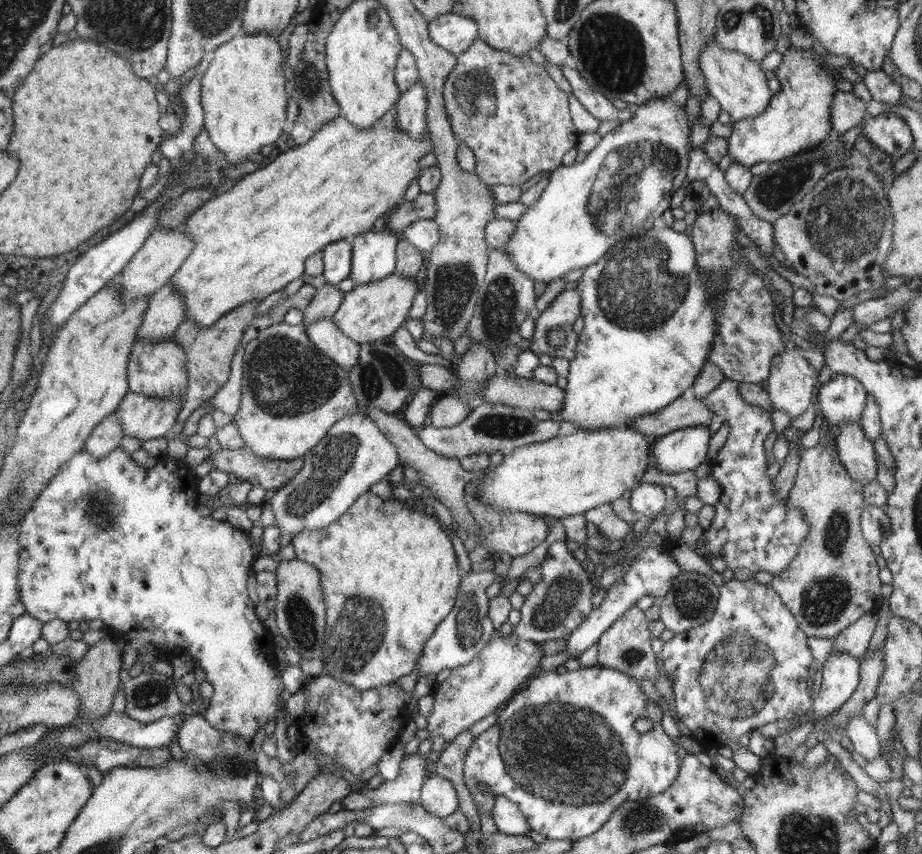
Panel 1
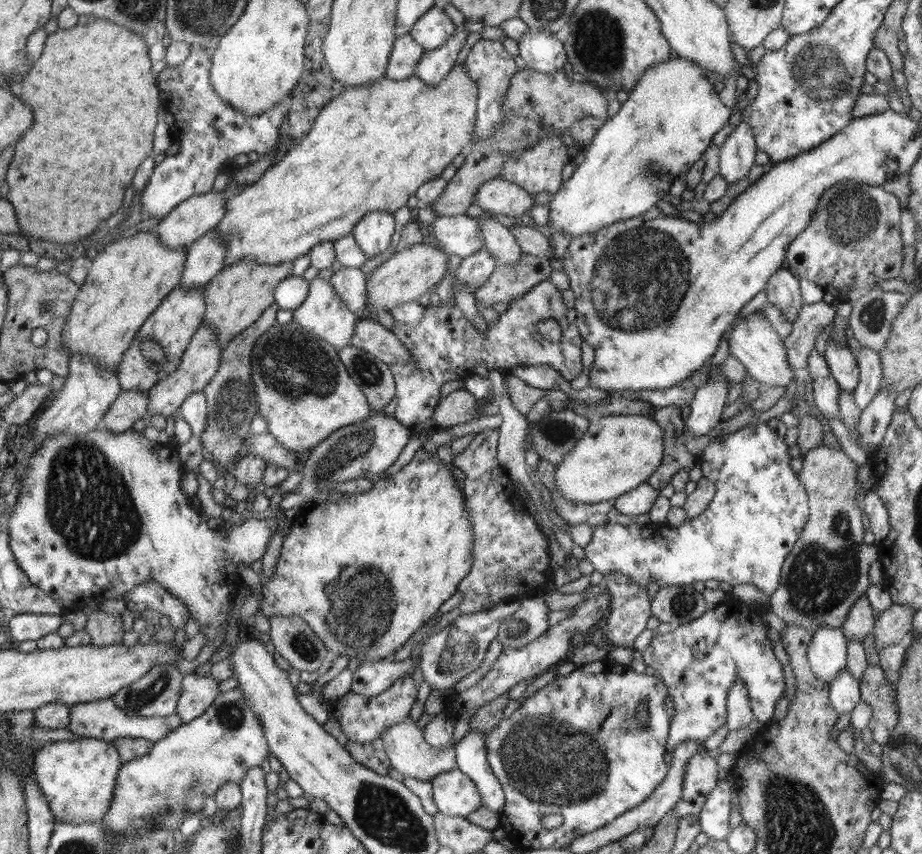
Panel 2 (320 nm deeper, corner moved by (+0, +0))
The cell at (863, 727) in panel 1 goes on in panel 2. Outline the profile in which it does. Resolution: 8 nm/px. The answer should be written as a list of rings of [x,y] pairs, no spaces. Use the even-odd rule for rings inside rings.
[[[846,668],[829,683],[830,703],[836,714],[851,714],[861,702],[859,680]]]

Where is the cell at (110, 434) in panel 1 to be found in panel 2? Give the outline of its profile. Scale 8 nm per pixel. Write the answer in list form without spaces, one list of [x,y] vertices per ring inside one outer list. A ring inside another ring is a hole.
[[[122,390],[106,412],[103,428],[116,434],[132,429],[136,420],[149,415],[149,396],[144,391]]]

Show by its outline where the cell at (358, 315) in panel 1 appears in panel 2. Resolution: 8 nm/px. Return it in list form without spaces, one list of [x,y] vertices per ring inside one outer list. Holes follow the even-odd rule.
[[[422,242],[402,252],[394,252],[380,260],[373,273],[367,275],[366,282],[366,317],[373,317],[374,312],[391,312],[392,309],[406,302],[418,301],[428,290],[436,287],[446,275],[448,256],[442,248]]]

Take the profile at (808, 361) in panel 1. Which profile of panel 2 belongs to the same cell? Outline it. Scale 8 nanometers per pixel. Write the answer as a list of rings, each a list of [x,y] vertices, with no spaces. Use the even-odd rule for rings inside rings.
[[[755,311],[734,324],[729,335],[729,348],[730,355],[734,356],[748,374],[762,383],[765,388],[787,386],[796,375],[796,371],[790,367],[783,340],[771,326],[765,312],[764,315],[759,315]]]

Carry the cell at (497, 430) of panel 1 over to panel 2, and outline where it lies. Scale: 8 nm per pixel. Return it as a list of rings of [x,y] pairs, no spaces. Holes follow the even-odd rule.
[[[570,409],[551,411],[527,429],[525,450],[534,449],[540,459],[560,464],[588,430],[590,420]]]

